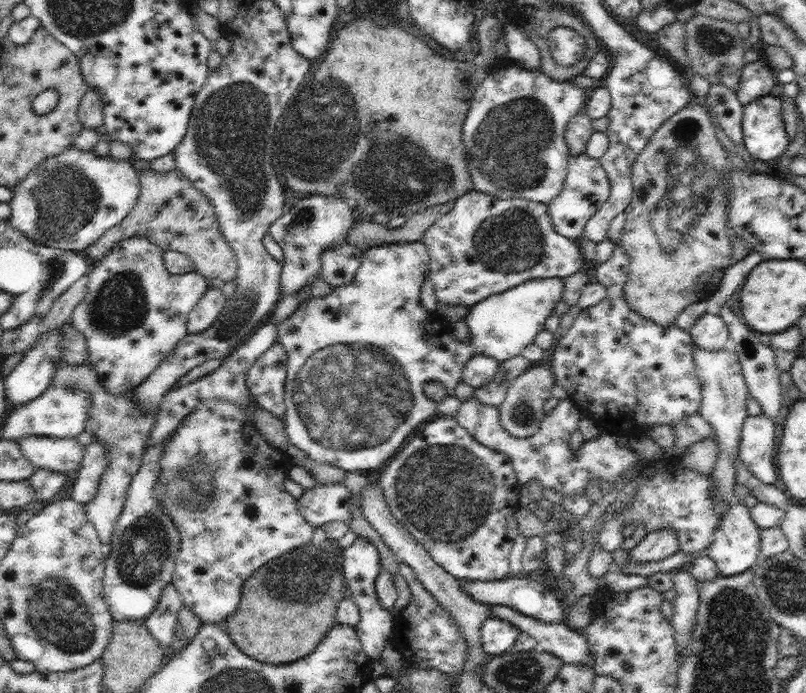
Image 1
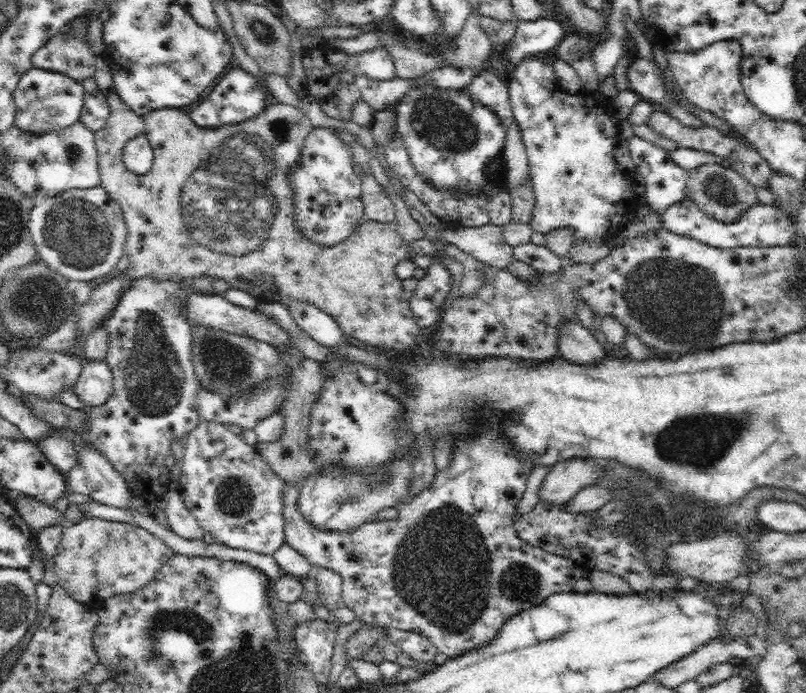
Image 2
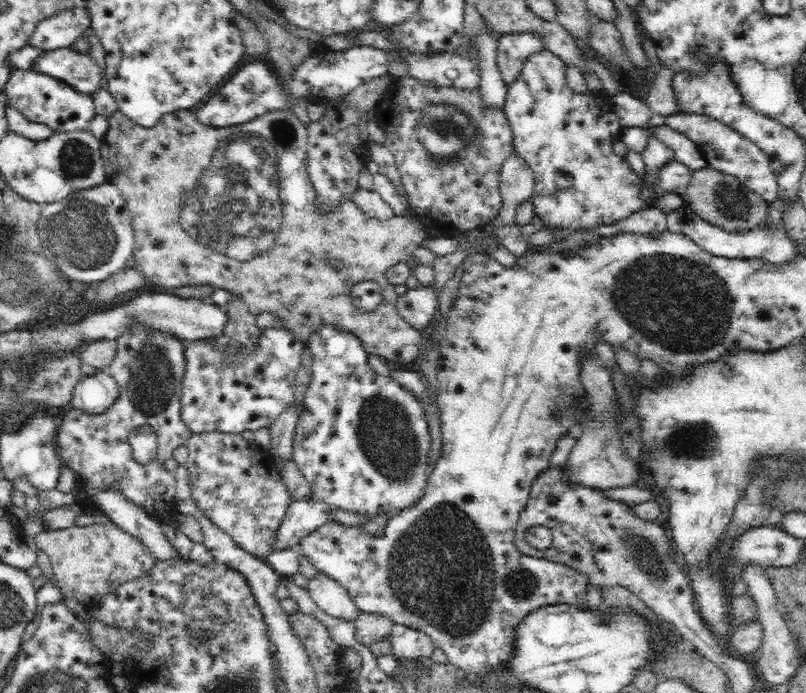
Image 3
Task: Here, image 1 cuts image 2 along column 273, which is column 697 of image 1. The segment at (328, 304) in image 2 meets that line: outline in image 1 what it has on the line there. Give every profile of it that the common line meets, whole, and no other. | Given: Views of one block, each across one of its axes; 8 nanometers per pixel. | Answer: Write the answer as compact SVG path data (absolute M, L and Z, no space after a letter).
M696 99L672 115L668 120L664 121L662 126L652 135L652 139L648 142L645 150L636 158L632 170L632 200L625 209L626 221L619 240L621 241L620 245L630 257L628 281L626 282L626 287L623 289L625 293L624 297L626 297L626 303L630 305L630 308L640 314L640 316L653 320L656 324L669 327L674 324L678 315L689 304L694 304L694 302L700 302L702 300L709 301L719 288L723 274L731 267L733 248L729 239L728 228L731 212L731 186L729 186L729 182L725 178L727 171L731 169L726 164L728 164L728 154L724 146L720 143L720 140L718 140L718 136L716 136L716 128L712 123L710 113L708 113L704 103Z

